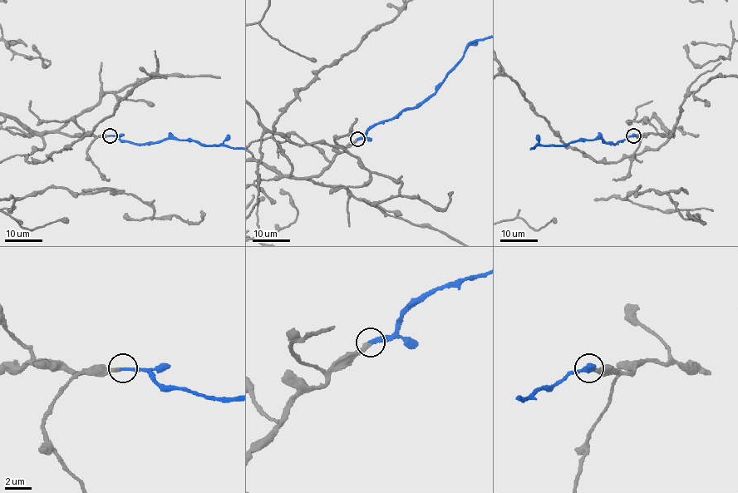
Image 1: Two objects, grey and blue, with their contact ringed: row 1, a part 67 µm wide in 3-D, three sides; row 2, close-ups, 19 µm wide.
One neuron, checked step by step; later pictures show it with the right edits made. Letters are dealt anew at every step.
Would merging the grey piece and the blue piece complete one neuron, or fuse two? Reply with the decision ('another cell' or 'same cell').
same cell

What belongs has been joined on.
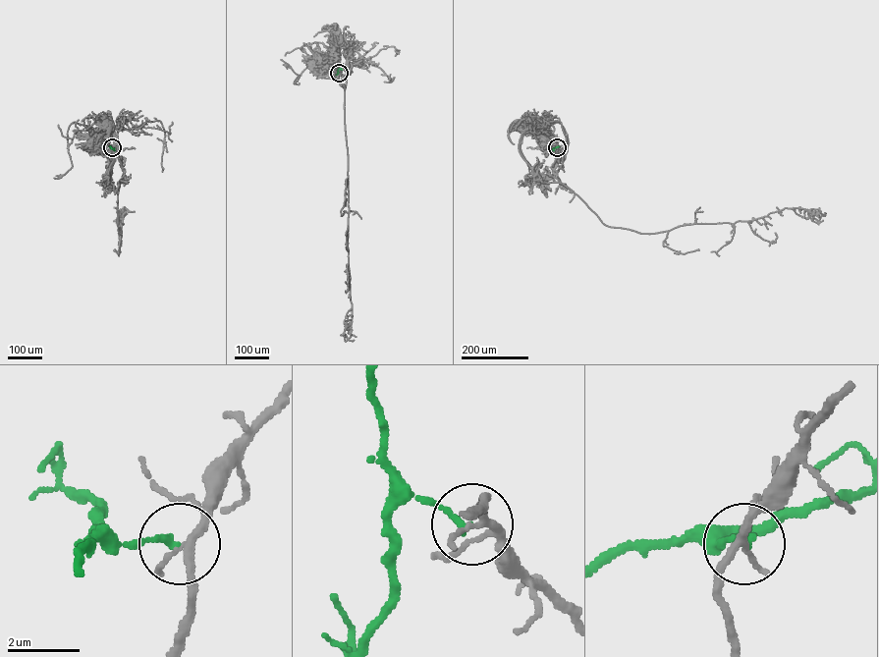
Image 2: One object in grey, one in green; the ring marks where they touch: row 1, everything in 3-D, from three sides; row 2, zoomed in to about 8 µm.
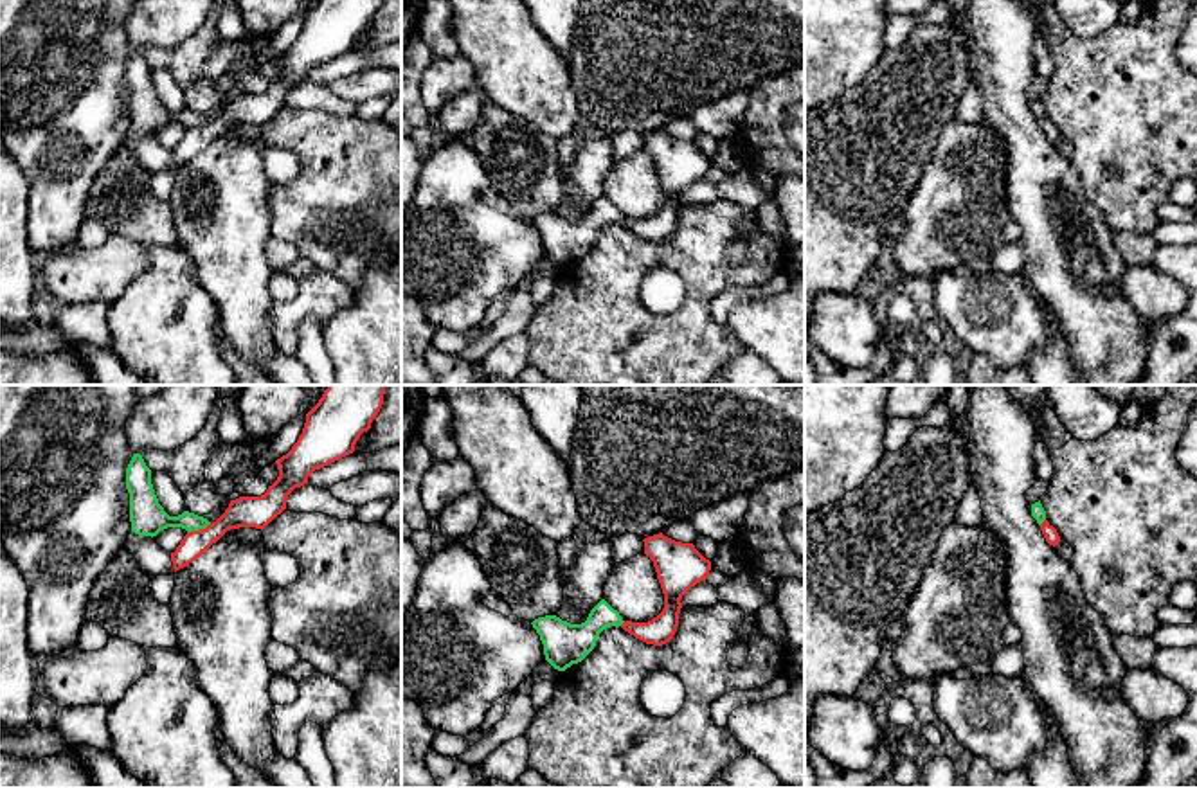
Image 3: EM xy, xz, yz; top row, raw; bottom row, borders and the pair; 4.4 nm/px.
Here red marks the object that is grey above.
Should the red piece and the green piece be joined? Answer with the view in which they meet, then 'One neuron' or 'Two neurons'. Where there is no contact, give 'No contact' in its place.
Touches red in xy. Two neurons

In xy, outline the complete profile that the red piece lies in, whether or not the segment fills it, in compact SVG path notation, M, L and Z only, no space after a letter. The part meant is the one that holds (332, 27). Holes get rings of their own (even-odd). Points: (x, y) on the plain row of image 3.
M317 0L308 11L302 31L292 47L275 58L279 74L261 94L230 97L225 110L205 126L184 133L171 158L175 169L200 155L227 128L239 124L265 126L286 106L288 92L308 74L349 50L371 25L383 0Z

